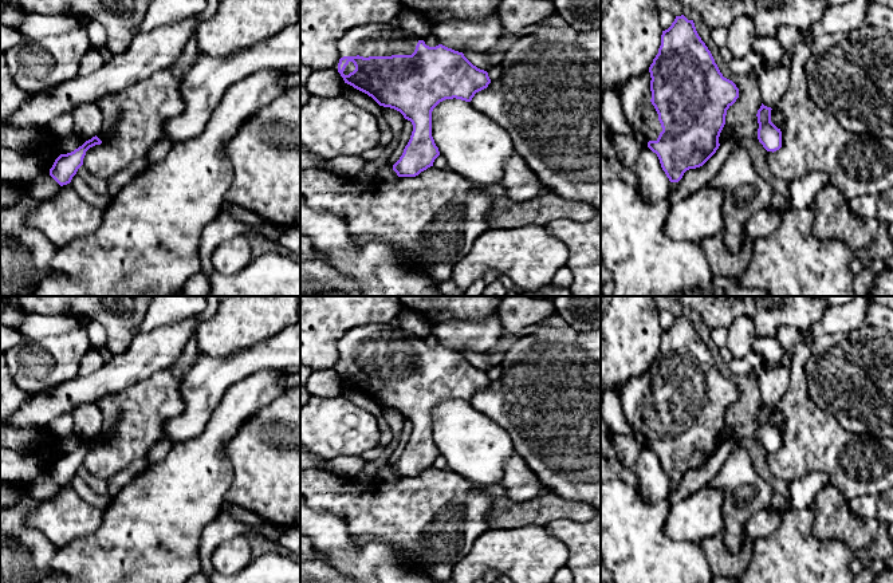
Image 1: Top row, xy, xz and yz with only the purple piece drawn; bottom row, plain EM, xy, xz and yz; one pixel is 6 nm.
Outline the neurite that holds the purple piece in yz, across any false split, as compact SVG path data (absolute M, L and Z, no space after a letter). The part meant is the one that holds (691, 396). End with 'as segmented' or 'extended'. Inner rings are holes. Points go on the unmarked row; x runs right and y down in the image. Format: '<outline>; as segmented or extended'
M684 315L676 316L672 326L662 331L661 346L649 371L630 378L619 391L621 406L634 437L657 454L670 482L678 482L687 470L703 466L716 453L727 410L737 398L739 389L723 377L711 351L699 336L693 320Z; extended

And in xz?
M366 324L349 330L337 340L339 359L333 367L341 374L345 383L371 397L379 406L400 411L405 419L413 425L413 432L400 460L393 465L398 477L416 477L421 472L433 466L440 456L438 448L432 437L432 411L445 399L461 399L471 402L476 393L484 390L491 383L488 373L473 366L463 352L448 348L442 344L429 347L424 338L409 334L401 327L389 324Z; extended

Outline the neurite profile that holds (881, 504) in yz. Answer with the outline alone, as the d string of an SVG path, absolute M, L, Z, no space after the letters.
M893 487L877 495L851 499L849 508L859 517L890 525L893 524Z

